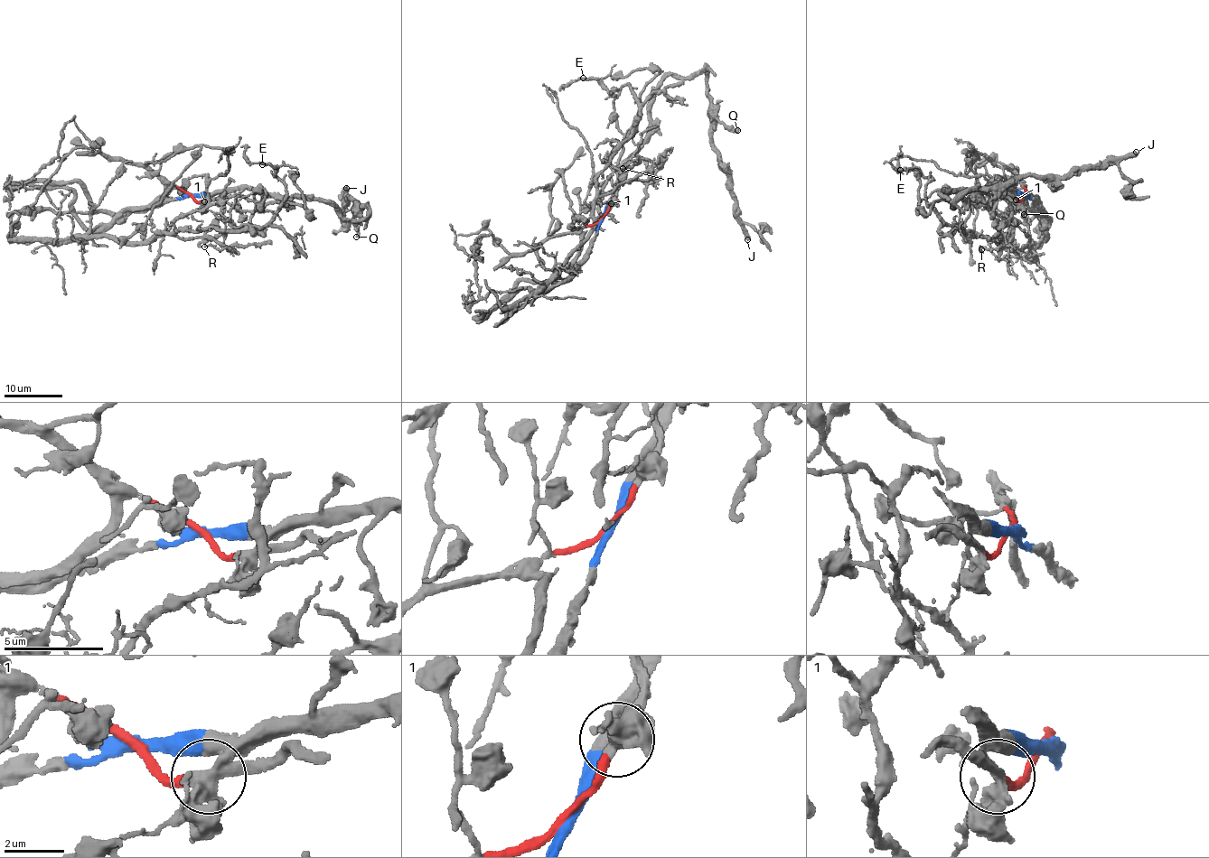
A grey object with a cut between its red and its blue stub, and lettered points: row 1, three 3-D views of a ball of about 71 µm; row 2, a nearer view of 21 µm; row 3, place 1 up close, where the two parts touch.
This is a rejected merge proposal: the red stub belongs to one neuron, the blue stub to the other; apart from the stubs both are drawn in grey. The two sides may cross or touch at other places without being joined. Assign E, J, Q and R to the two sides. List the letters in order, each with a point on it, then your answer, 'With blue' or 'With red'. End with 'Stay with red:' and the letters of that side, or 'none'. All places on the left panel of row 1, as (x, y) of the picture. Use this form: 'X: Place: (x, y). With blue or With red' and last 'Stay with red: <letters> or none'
E: Place: (262, 164). With red
J: Place: (346, 188). With blue
Q: Place: (356, 237). With blue
R: Place: (204, 247). With red
Stay with red: E, R

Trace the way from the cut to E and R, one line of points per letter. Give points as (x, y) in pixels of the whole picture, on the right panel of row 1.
E: (1024, 192), (1019, 200), (988, 197), (991, 204), (992, 188), (984, 176), (950, 173), (901, 153), (900, 171)
R: (1024, 192), (1019, 200), (1007, 193), (992, 195), (988, 200), (998, 244), (981, 250)

